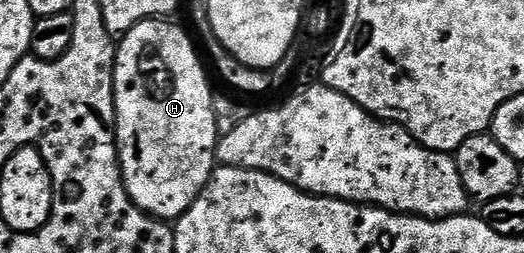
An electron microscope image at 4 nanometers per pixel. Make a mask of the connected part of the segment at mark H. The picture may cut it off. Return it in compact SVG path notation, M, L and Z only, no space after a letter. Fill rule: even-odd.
M166 19L142 20L117 44L115 53L115 145L119 148L119 169L129 198L156 220L174 222L186 214L189 206L210 182L217 161L215 147L219 131L213 110L213 87L195 53L196 41Z

